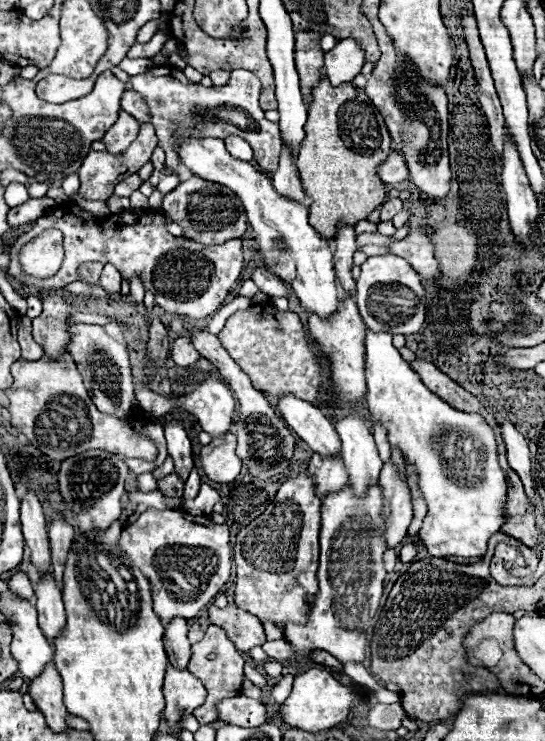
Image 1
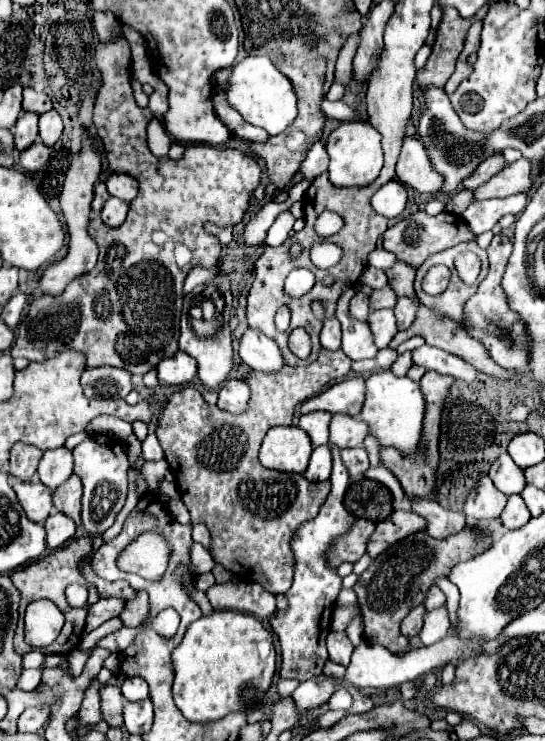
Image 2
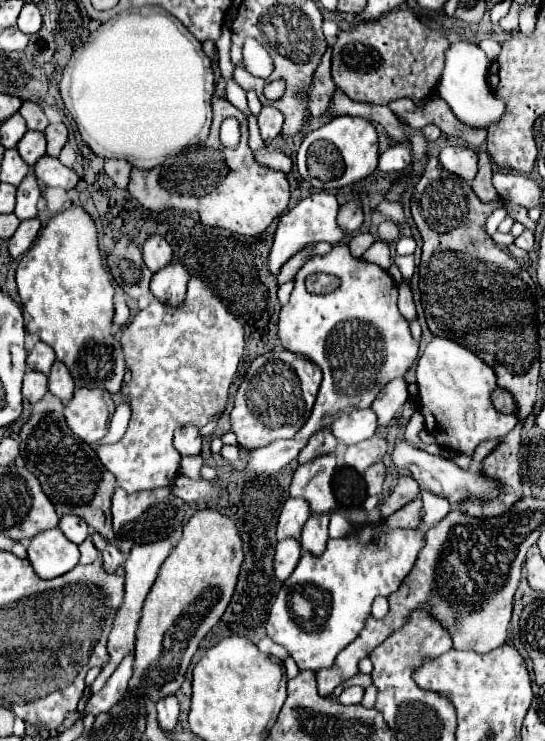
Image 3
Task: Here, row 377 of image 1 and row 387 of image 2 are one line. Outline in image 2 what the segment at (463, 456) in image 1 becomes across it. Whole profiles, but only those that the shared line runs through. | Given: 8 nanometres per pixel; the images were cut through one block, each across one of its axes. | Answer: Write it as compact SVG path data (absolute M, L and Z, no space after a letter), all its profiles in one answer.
M380 370L366 380L366 402L360 418L370 426L370 434L380 440L382 446L392 446L402 454L414 458L420 452L420 434L424 418L424 398L418 382L410 378L398 378L392 370Z

